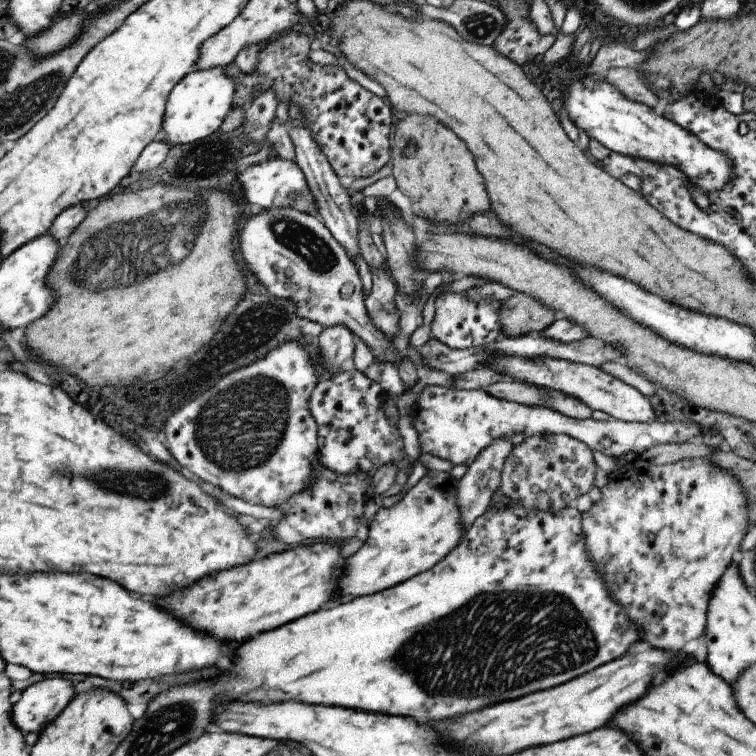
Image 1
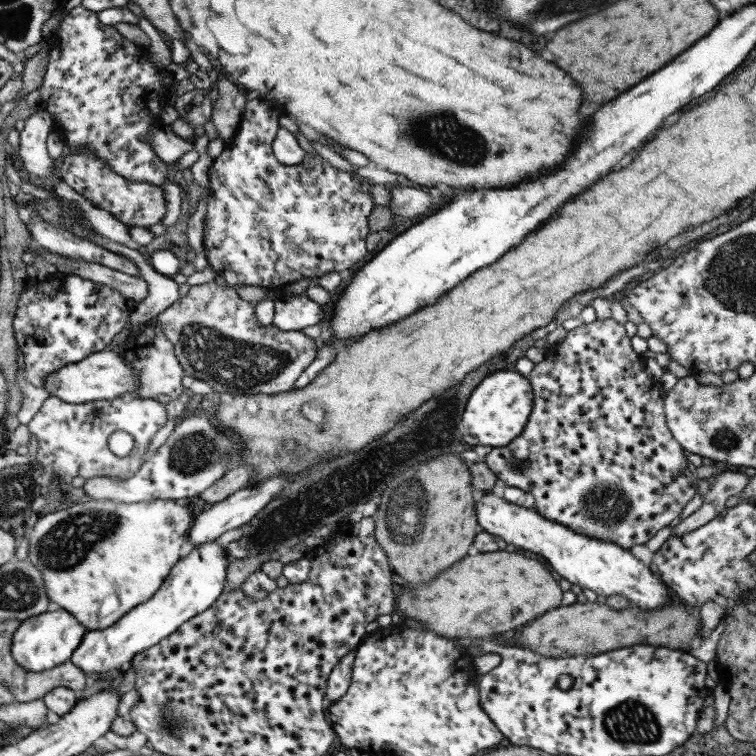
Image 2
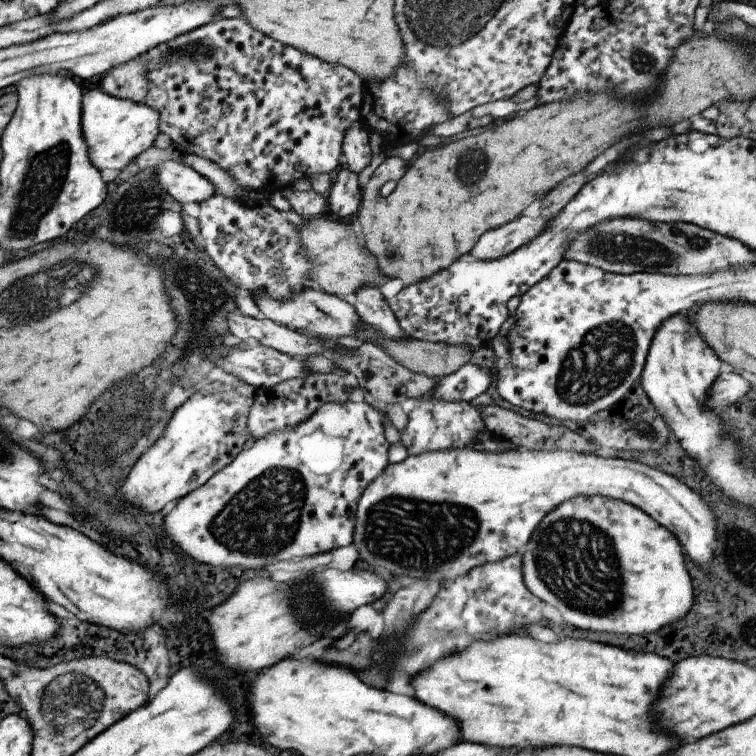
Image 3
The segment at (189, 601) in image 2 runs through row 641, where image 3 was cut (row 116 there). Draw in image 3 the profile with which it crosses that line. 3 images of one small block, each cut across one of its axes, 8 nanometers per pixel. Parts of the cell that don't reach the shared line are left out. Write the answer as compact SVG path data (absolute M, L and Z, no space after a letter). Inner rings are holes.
M103 89L89 90L82 98L82 134L88 144L88 158L96 170L122 170L154 144L159 132L159 116L147 104L120 100Z

